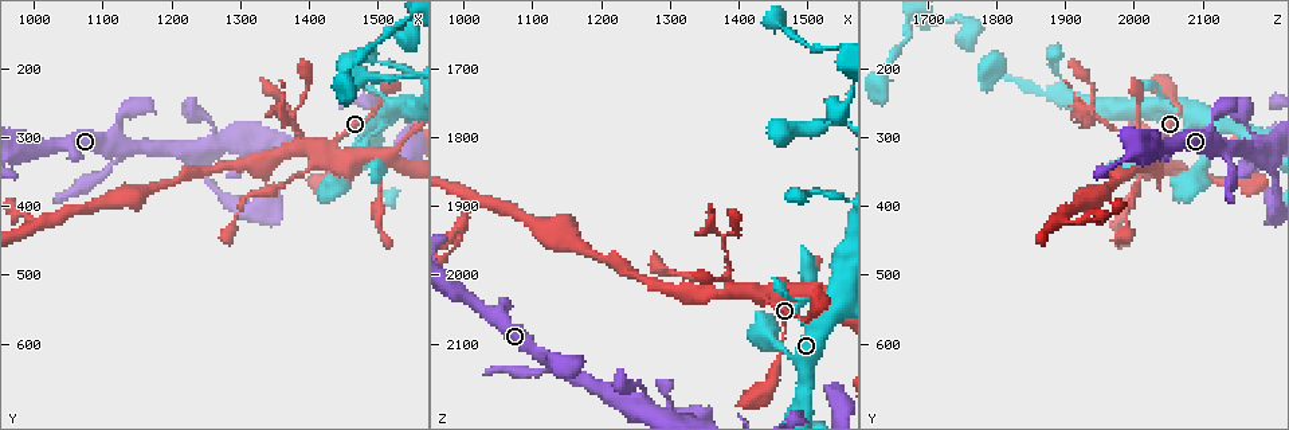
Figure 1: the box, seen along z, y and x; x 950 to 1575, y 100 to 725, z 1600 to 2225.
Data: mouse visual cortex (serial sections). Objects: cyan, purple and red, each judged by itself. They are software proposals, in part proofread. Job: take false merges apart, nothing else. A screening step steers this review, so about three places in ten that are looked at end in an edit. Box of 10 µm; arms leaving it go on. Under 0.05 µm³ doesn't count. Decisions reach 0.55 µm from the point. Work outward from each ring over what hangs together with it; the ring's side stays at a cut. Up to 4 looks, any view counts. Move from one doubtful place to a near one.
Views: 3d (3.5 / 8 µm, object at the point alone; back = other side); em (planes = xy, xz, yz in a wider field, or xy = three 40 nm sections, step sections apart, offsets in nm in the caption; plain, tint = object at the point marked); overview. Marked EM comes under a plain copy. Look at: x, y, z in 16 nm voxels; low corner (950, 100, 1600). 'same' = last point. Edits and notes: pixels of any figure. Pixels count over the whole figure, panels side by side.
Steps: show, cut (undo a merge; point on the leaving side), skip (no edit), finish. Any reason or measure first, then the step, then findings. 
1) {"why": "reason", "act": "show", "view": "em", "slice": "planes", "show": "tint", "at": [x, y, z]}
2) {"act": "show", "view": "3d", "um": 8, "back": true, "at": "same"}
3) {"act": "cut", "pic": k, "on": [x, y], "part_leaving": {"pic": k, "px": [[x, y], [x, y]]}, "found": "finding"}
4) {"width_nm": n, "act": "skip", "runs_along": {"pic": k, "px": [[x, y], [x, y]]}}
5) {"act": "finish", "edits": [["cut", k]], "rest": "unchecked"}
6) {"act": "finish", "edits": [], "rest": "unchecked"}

{"why": "calibre changes", "act": "show", "view": "3d", "um": 3.5, "at": [1295, 335, 2015]}

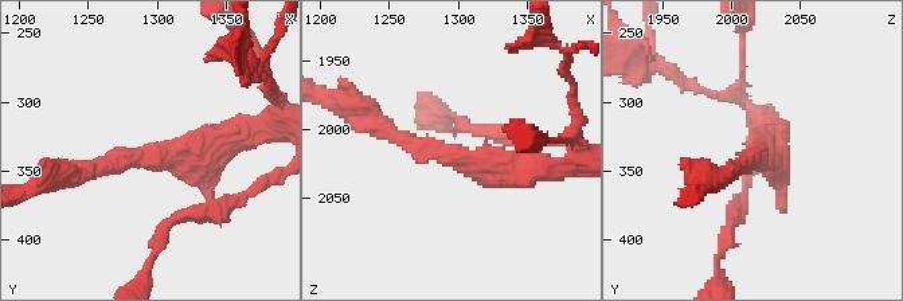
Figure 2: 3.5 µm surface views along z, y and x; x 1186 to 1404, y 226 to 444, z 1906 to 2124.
{"act": "show", "view": "em", "slice": "xy", "step": 5, "show": "tint", "at": [1292, 340, 2018]}

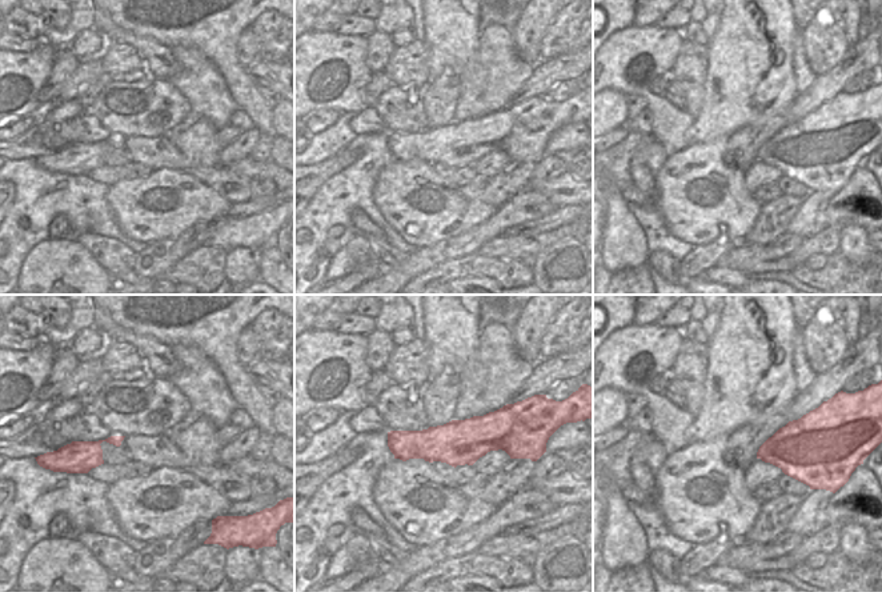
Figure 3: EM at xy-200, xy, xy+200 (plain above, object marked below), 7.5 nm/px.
{"act": "skip", "found": "all the same cell"}

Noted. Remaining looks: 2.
{"why": "a narrow waist", "act": "show", "view": "em", "slice": "xy", "step": 3, "show": "tint", "at": [1110, 340, 2140]}

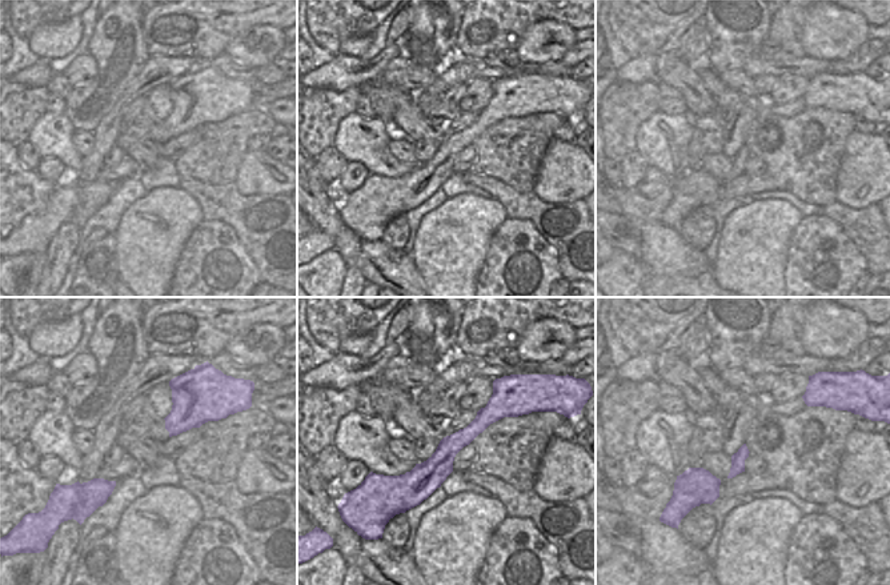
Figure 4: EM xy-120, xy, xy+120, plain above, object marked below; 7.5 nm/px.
{"why": "see where the arms go", "act": "show", "view": "3d", "um": 3.5, "at": "same"}

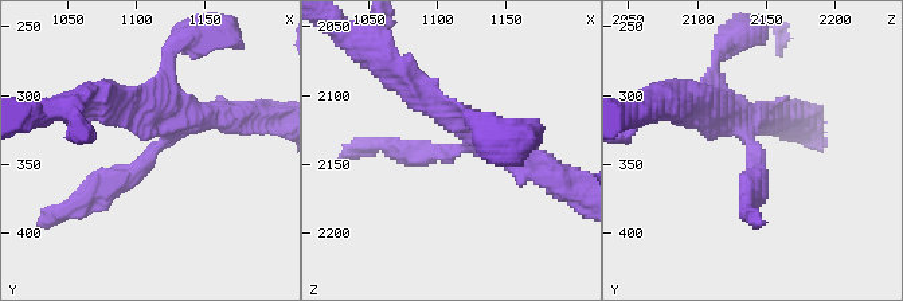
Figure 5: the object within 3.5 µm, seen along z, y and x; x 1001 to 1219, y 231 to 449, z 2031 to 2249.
{"width_nm": 220, "act": "skip", "runs_along": {"pic": 5, "px": [[143, 102], [180, 114], [175, 132], [81, 198]]}, "found": "continuous, no second cell"}

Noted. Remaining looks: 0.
{"act": "finish", "edits": [], "rest": "unchecked"}

